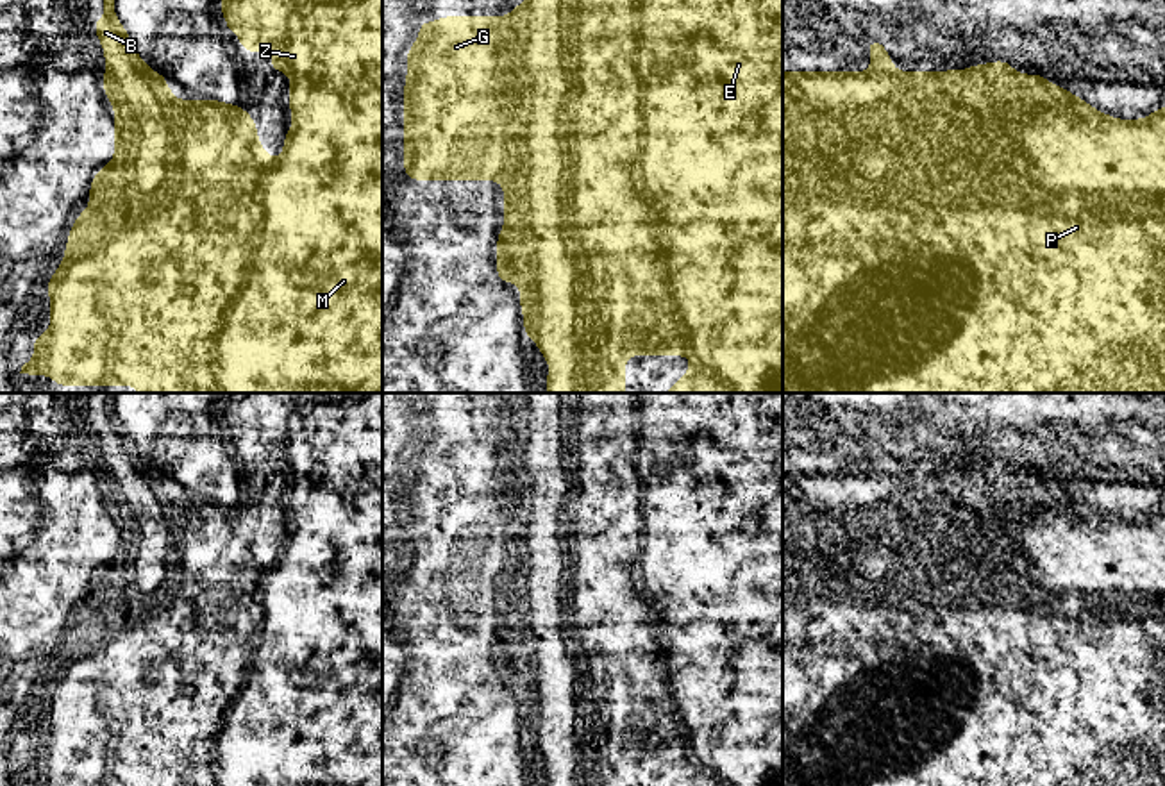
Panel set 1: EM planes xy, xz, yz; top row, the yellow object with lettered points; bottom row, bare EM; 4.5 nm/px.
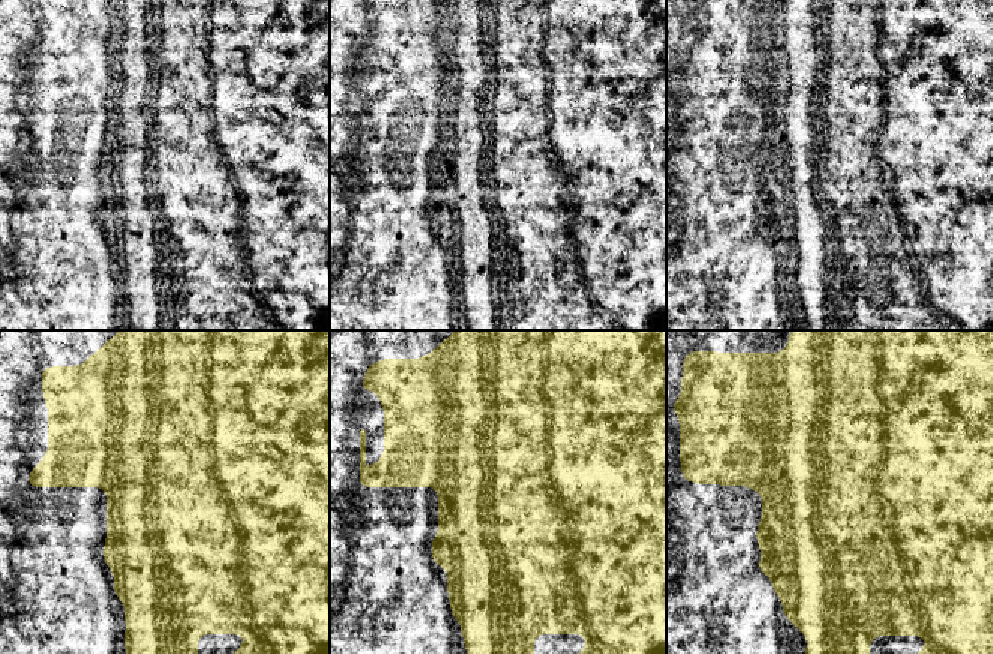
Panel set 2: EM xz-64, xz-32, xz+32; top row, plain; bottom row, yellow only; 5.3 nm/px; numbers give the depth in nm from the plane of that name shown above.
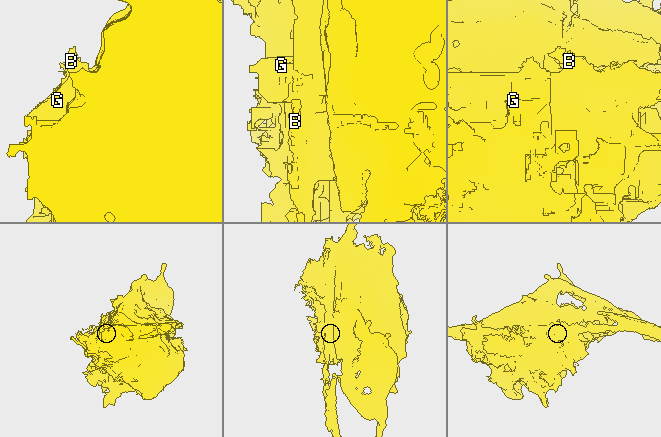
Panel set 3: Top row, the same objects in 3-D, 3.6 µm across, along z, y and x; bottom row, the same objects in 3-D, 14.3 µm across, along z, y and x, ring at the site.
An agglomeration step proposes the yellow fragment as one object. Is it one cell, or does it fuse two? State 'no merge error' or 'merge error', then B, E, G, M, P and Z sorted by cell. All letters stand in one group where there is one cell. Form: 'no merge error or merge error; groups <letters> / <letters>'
merge error; groups B / E G M P Z

